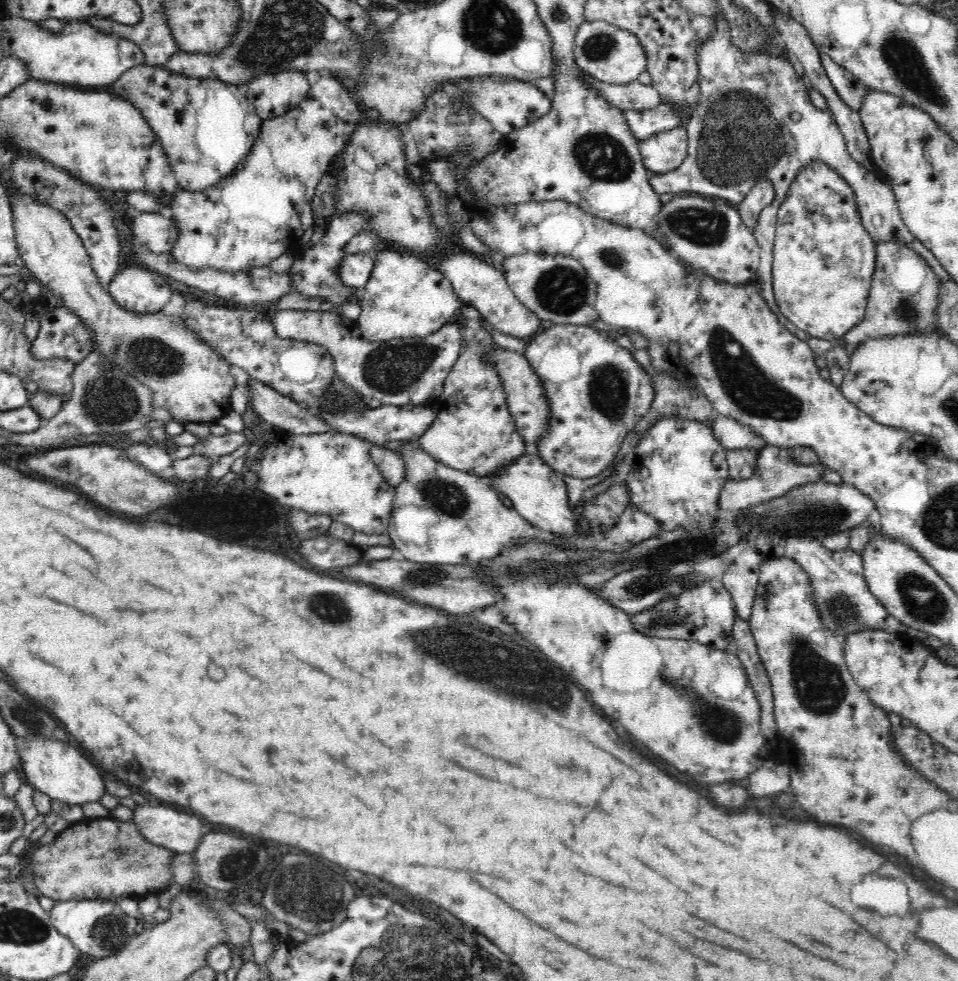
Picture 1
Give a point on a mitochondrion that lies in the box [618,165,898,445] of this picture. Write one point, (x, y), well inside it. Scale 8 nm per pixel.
(745, 383)

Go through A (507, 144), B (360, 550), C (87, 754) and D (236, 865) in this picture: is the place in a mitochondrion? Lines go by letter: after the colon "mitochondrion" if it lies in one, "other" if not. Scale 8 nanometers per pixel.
A: other
B: other
C: other
D: mitochondrion

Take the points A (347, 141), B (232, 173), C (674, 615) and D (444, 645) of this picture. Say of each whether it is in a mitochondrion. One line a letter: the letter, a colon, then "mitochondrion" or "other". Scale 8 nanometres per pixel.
A: other
B: other
C: mitochondrion
D: mitochondrion

